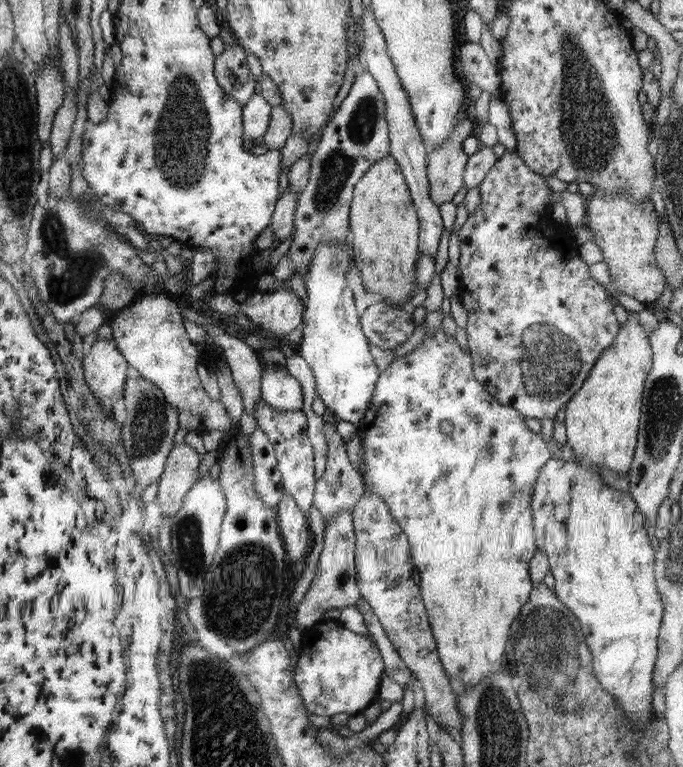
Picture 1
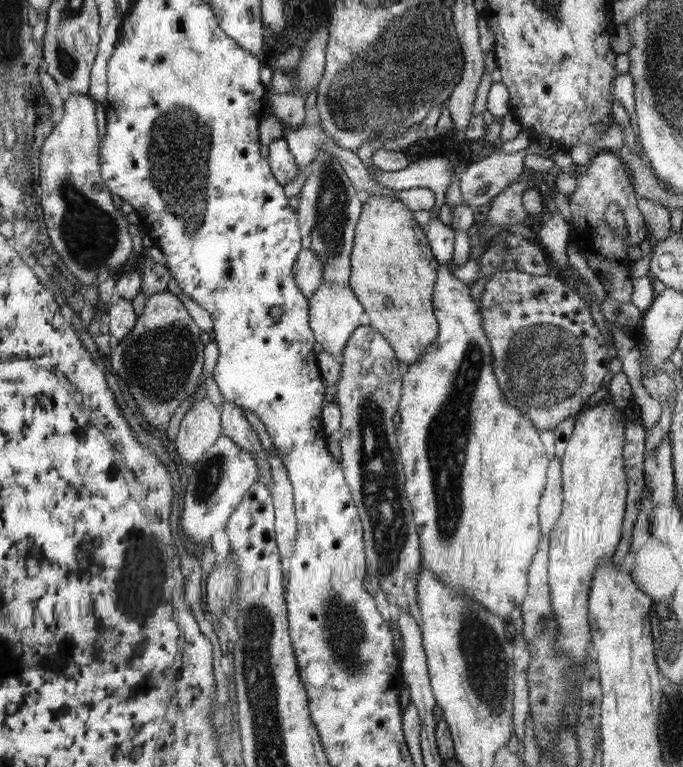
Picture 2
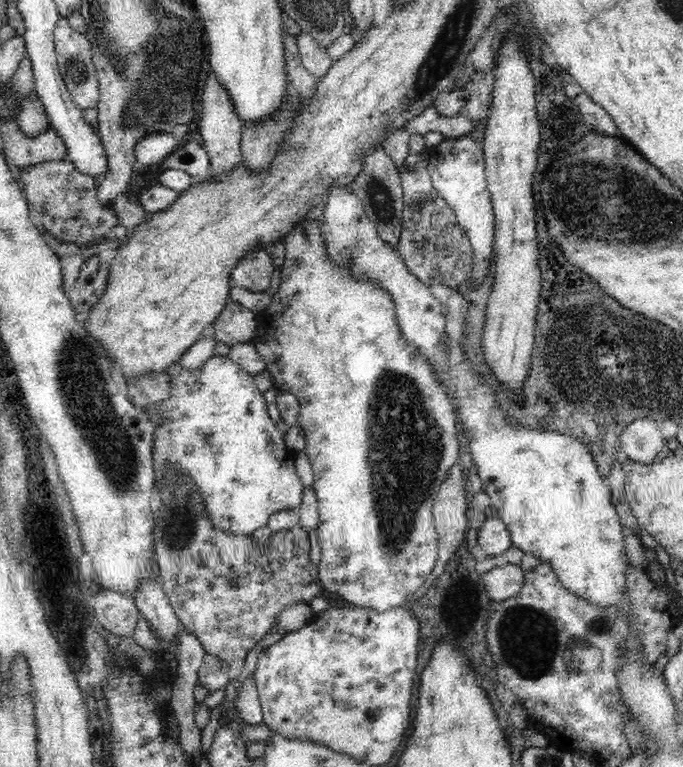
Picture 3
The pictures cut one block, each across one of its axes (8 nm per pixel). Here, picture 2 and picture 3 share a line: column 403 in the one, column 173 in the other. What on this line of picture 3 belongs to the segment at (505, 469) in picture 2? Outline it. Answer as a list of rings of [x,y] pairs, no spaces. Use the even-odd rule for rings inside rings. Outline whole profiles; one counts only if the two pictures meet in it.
[[[211,356],[200,369],[189,370],[182,368],[177,364],[173,366],[175,371],[175,378],[173,379],[173,396],[170,396],[168,402],[164,404],[164,410],[152,413],[152,423],[159,424],[154,428],[152,445],[157,446],[156,450],[152,451],[152,464],[155,471],[158,471],[166,463],[181,464],[183,469],[188,469],[188,474],[192,477],[193,482],[201,488],[201,494],[204,496],[204,509],[208,519],[214,525],[221,529],[230,529],[234,533],[245,534],[246,536],[260,527],[267,526],[268,518],[280,510],[296,510],[302,504],[302,498],[307,494],[307,489],[302,485],[300,477],[296,473],[296,466],[294,465],[294,452],[290,451],[286,445],[285,437],[282,437],[280,430],[276,427],[276,422],[273,422],[268,415],[268,407],[266,407],[266,400],[264,399],[263,391],[261,391],[255,383],[254,377],[245,372],[245,370],[235,362],[232,362],[225,356]]]

